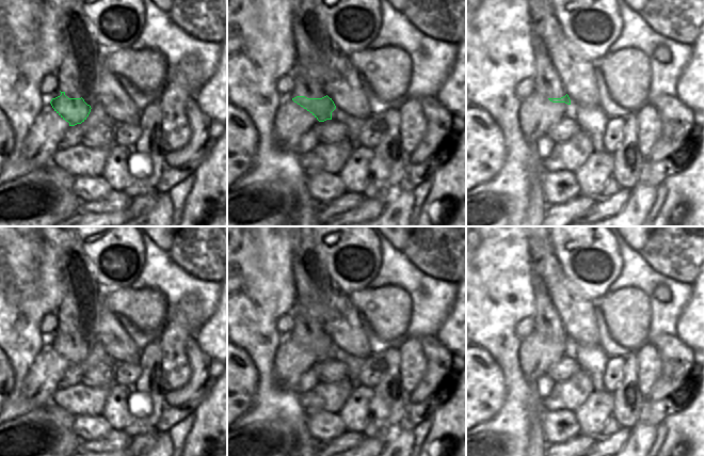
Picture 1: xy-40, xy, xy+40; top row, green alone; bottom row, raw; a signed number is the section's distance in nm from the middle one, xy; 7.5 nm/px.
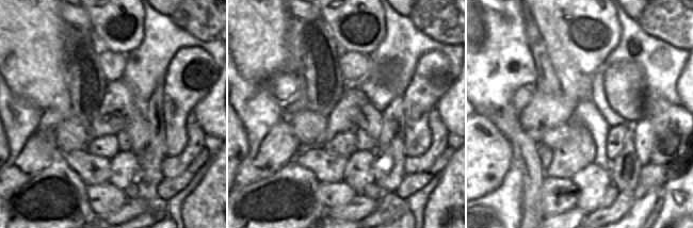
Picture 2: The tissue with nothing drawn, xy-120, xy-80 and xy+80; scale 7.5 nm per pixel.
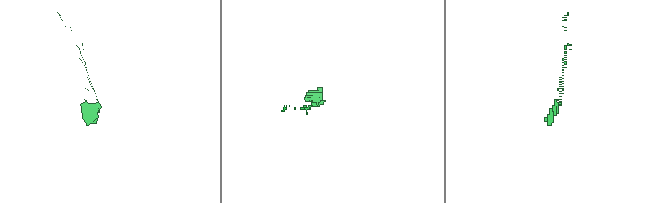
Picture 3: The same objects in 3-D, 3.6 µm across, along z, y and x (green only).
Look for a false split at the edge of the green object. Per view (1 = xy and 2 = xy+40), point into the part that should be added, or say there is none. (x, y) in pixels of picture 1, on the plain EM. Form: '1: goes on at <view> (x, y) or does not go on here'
1: goes on at xy (304, 324)
2: goes on at xy+40 (547, 320)

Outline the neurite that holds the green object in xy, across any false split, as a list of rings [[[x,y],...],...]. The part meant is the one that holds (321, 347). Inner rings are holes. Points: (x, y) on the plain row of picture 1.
[[[302,306],[292,313],[293,330],[286,336],[309,350],[319,361],[332,359],[336,345],[323,327]]]

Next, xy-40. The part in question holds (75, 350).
[[[57,329],[50,343],[54,350],[69,362],[69,365],[84,361],[92,348],[77,331],[60,331]]]

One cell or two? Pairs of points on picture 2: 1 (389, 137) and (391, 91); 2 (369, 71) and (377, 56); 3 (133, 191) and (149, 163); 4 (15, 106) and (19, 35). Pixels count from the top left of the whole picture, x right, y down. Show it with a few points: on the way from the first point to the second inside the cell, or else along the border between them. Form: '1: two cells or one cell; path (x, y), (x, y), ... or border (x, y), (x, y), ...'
1: two cells; border (401, 96), (398, 96), (382, 113)
2: two cells; border (398, 66), (385, 85), (358, 82)
3: two cells; border (137, 178), (140, 196)
4: two cells; border (11, 90), (37, 108)

